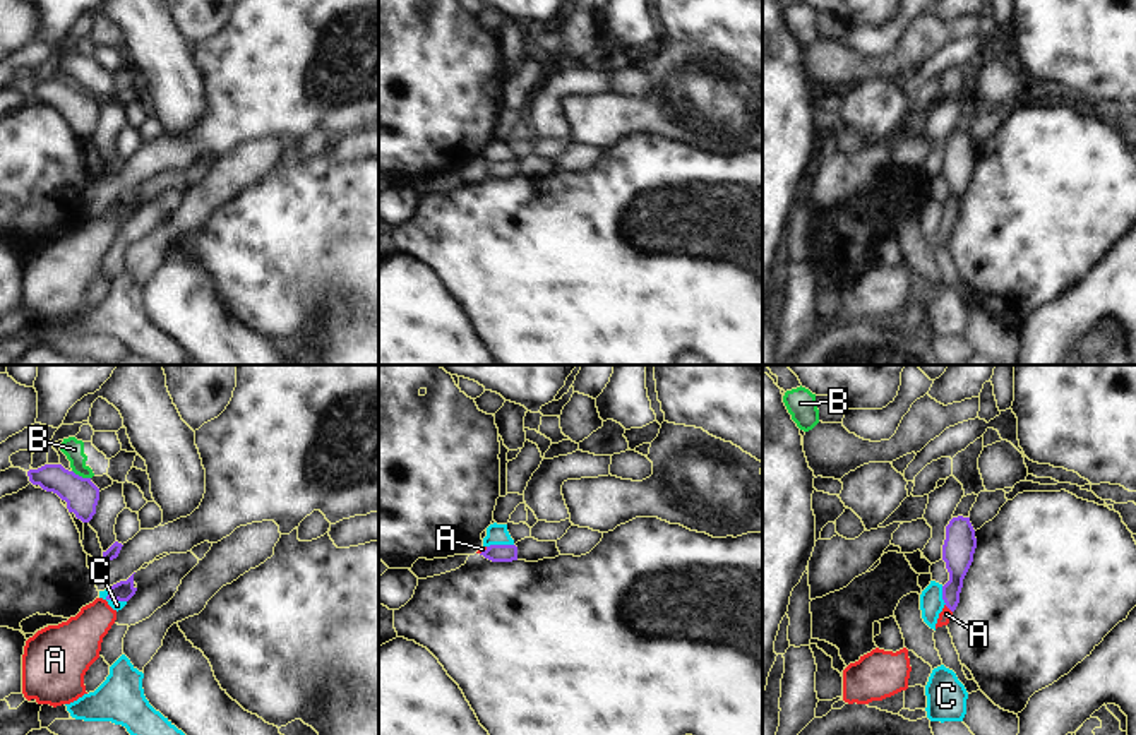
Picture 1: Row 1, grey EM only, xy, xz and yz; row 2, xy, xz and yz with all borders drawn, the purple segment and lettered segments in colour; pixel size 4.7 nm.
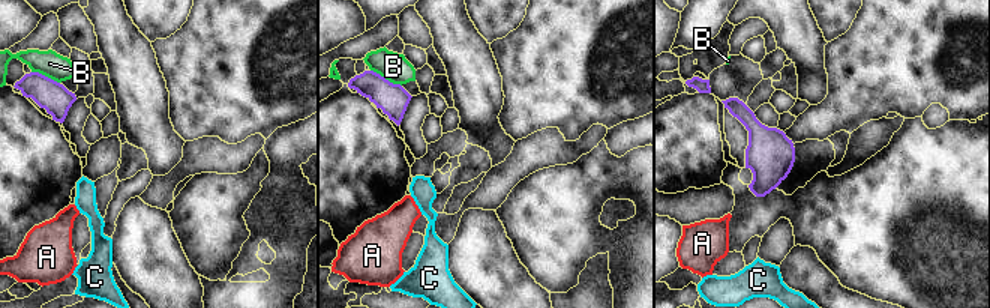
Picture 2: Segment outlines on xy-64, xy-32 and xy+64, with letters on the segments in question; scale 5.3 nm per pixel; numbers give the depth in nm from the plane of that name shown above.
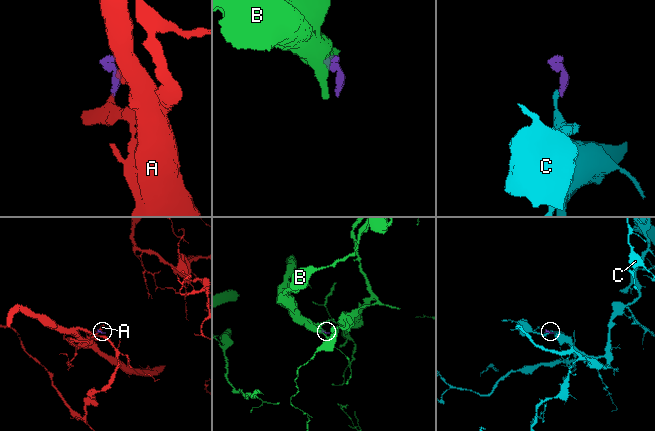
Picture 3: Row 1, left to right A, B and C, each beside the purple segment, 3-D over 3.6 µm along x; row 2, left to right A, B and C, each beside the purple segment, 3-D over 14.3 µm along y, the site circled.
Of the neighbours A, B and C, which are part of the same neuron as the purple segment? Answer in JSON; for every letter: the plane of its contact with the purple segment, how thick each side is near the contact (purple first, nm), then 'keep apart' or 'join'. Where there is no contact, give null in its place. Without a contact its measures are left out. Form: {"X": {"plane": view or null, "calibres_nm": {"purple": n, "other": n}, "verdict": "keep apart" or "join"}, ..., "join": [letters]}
{"A": {"plane": "yz", "calibres_nm": {"purple": 140, "other": 60}, "verdict": "join"}, "B": {"plane": "xy", "calibres_nm": {"purple": 160, "other": 100}, "verdict": "keep apart"}, "C": {"plane": "xy", "calibres_nm": {"purple": 90, "other": 50}, "verdict": "keep apart"}, "join": ["A"]}

